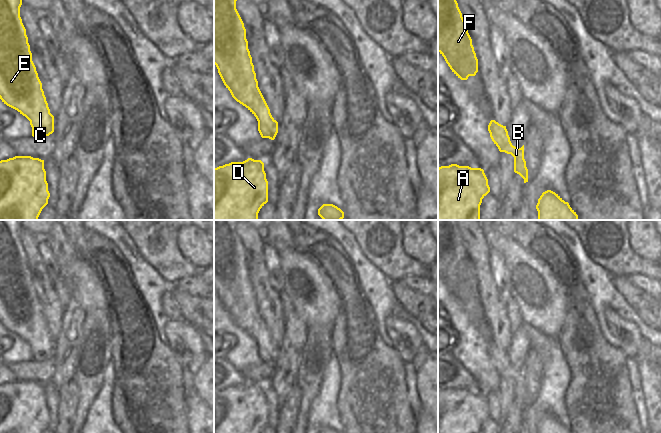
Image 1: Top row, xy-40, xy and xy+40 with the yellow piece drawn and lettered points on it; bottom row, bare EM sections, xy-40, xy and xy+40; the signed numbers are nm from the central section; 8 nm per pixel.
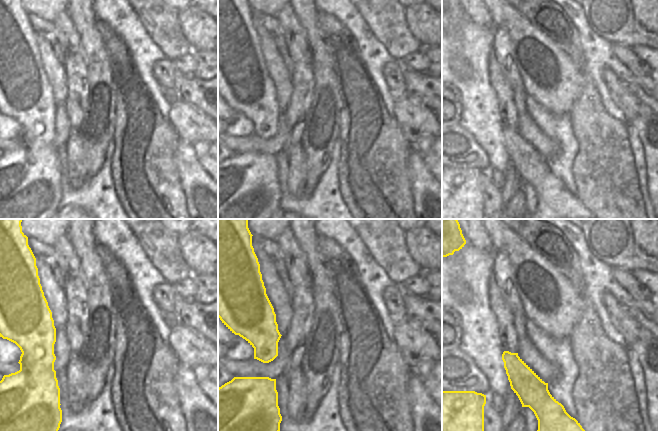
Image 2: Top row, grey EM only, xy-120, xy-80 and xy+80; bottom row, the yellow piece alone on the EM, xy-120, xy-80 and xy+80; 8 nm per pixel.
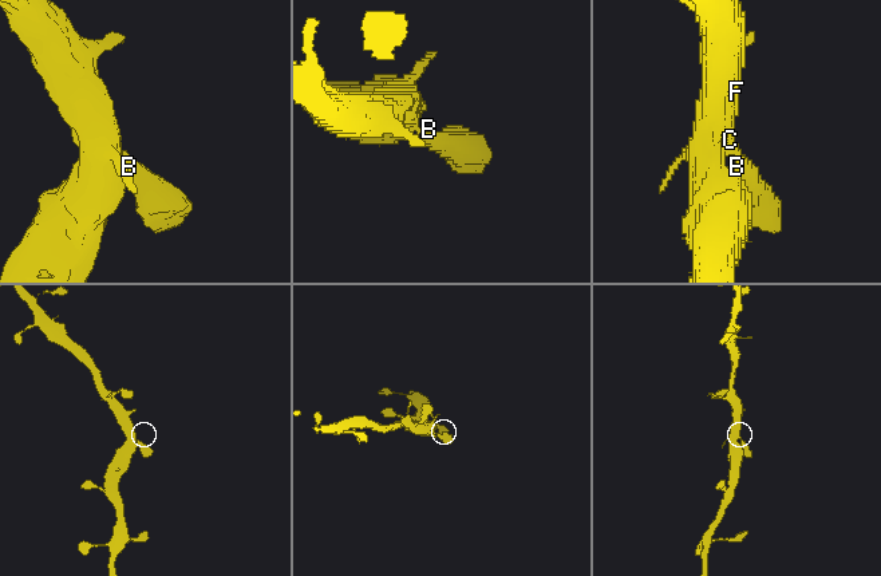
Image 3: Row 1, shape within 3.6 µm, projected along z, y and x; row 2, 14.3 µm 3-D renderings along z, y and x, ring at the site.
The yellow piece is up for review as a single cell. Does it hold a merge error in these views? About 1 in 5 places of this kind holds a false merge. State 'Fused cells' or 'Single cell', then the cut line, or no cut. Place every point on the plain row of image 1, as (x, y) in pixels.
Single cell. No split

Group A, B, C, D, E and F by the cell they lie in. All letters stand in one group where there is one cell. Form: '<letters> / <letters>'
A B C D E F

